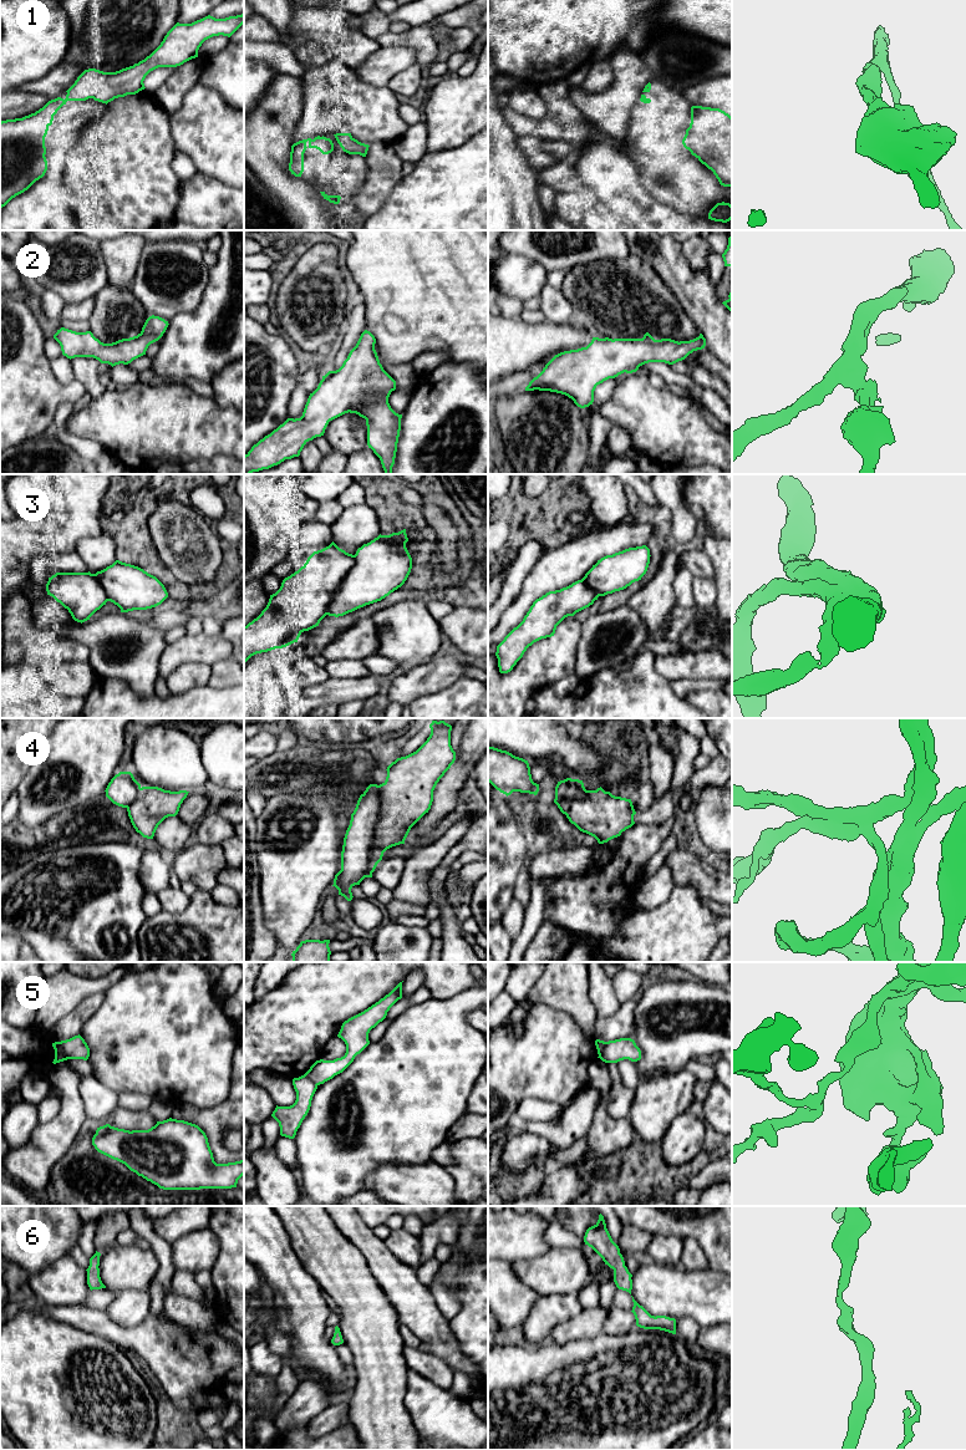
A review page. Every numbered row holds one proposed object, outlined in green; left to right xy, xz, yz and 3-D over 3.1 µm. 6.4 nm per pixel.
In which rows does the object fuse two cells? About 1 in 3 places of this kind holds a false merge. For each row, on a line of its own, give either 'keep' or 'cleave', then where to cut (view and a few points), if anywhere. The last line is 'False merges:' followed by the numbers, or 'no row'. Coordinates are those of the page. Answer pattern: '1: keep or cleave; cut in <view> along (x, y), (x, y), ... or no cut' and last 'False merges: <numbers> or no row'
1: keep; no cut
2: keep; no cut
3: keep; no cut
4: keep; no cut
5: cleave; cut in xy along (59, 1042), (66, 1059)
6: keep; no cut
False merges: 5

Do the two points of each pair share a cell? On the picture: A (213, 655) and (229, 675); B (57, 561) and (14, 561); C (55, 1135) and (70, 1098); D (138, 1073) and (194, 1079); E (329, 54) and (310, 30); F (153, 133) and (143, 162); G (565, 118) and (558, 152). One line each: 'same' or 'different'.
A: different
B: same
C: same
D: same
E: different
F: same
G: different

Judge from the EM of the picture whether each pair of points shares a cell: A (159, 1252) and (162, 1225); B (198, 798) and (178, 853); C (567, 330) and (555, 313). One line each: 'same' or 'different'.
A: different
B: same
C: different

